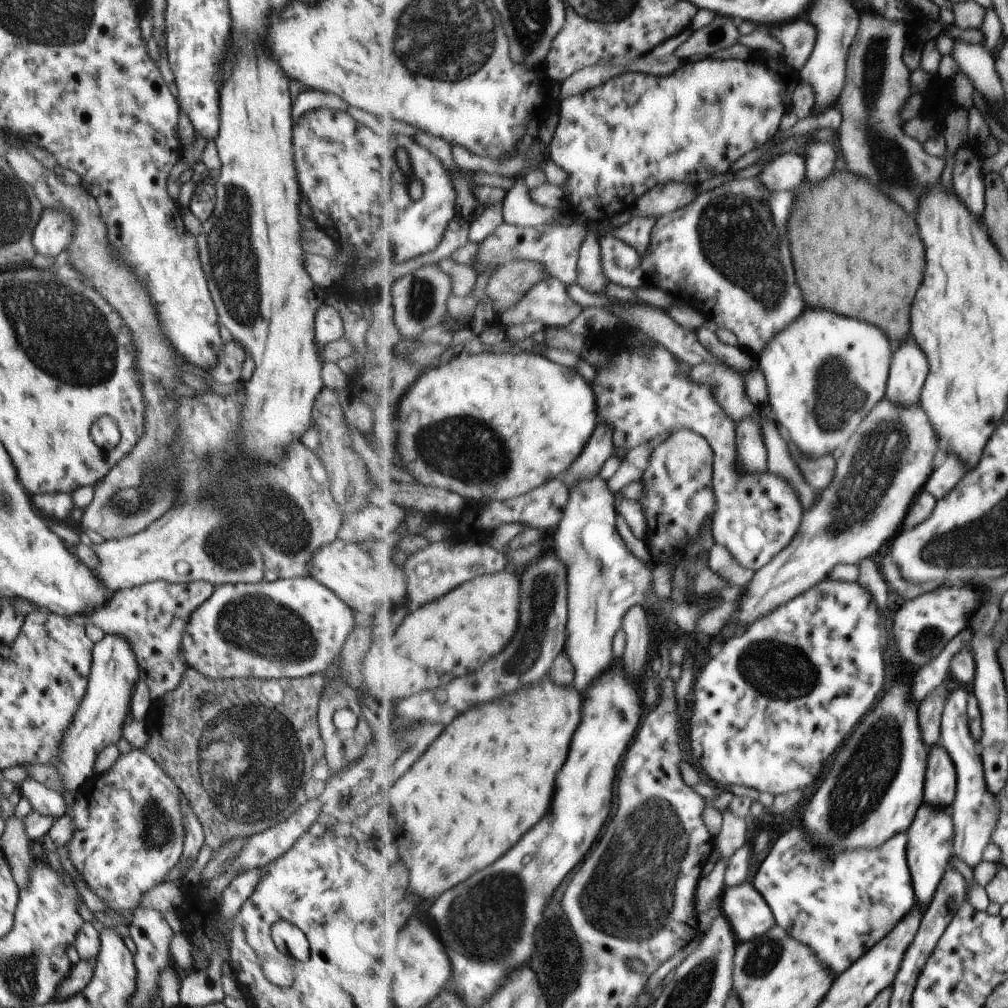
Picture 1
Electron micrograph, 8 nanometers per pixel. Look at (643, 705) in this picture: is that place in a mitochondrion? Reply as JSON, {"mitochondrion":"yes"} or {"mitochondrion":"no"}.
{"mitochondrion":"no"}

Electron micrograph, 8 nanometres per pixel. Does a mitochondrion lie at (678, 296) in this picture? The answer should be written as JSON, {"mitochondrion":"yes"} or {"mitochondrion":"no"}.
{"mitochondrion":"no"}

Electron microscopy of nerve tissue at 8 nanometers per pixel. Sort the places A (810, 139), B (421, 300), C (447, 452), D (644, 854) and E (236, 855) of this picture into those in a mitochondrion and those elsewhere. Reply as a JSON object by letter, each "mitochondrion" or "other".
{"A":"other","B":"mitochondrion","C":"mitochondrion","D":"mitochondrion","E":"other"}

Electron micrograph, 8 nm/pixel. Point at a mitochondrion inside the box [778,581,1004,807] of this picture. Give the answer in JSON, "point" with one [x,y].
{"point":[929,638]}

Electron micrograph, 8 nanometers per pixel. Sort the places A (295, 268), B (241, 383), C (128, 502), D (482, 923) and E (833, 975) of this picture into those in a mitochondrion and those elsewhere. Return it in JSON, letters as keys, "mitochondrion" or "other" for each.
{"A":"other","B":"other","C":"mitochondrion","D":"mitochondrion","E":"other"}

